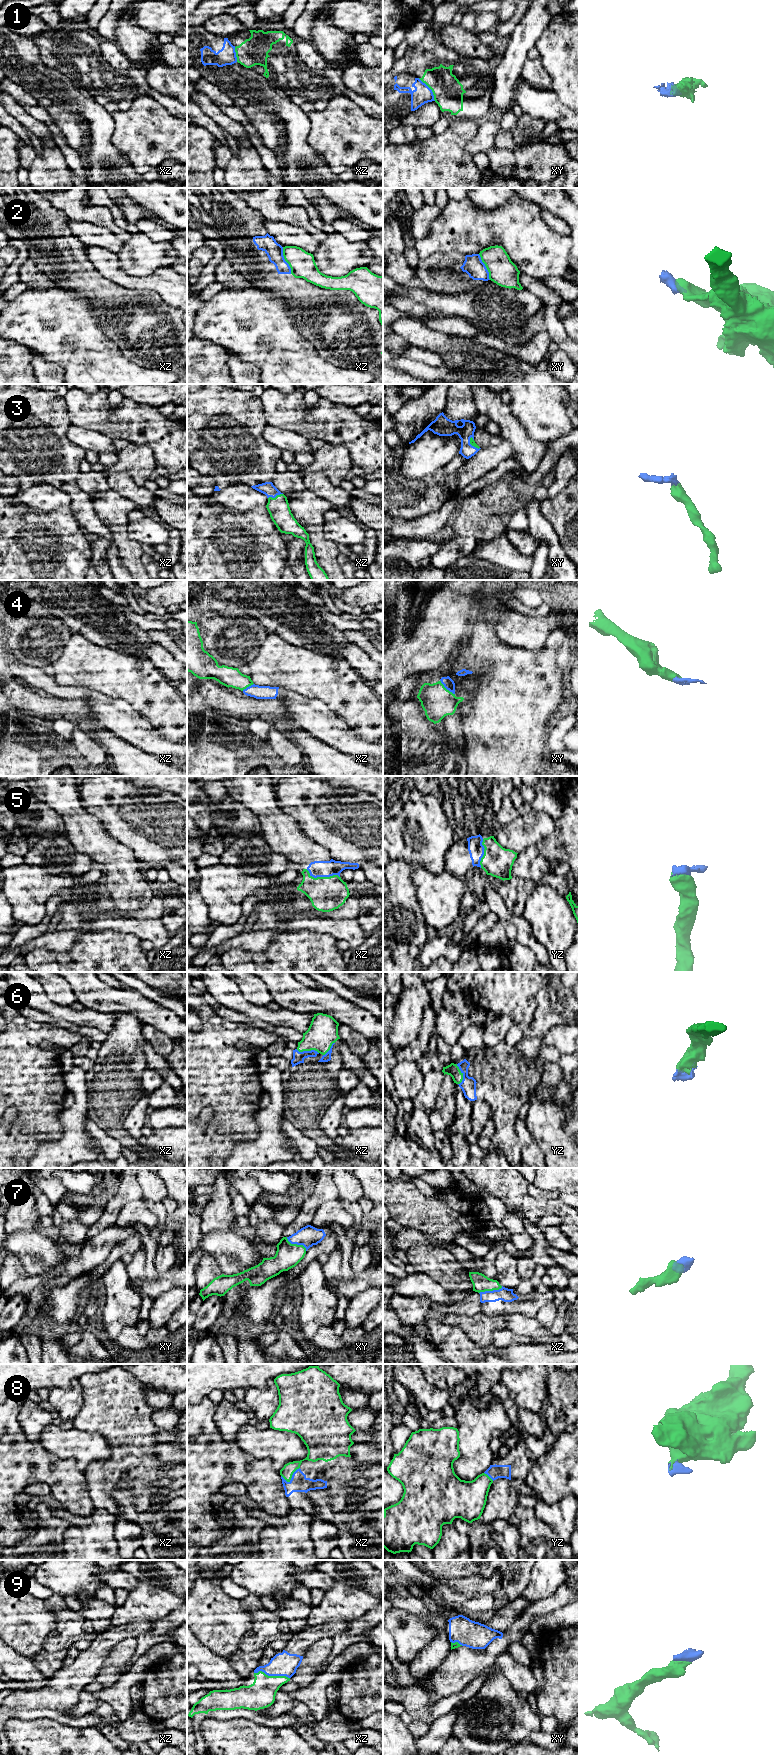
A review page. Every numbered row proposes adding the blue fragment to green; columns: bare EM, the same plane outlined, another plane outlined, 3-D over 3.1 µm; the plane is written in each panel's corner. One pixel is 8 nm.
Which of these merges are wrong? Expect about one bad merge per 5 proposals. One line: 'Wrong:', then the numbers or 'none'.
Wrong: 1, 2

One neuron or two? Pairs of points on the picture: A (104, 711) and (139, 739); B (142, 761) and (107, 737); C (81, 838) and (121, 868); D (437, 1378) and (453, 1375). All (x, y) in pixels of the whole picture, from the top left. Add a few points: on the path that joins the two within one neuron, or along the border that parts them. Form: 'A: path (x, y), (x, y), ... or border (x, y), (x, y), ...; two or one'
A: path (113, 714), (130, 730); one
B: path (133, 761), (116, 746); one
C: path (91, 839), (96, 841), (113, 858); one
D: path (441, 1378), (449, 1378); one

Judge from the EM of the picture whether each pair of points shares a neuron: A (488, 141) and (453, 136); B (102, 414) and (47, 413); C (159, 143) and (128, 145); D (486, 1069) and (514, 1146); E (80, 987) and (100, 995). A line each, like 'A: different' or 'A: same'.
A: different
B: different
C: same
D: same
E: same

